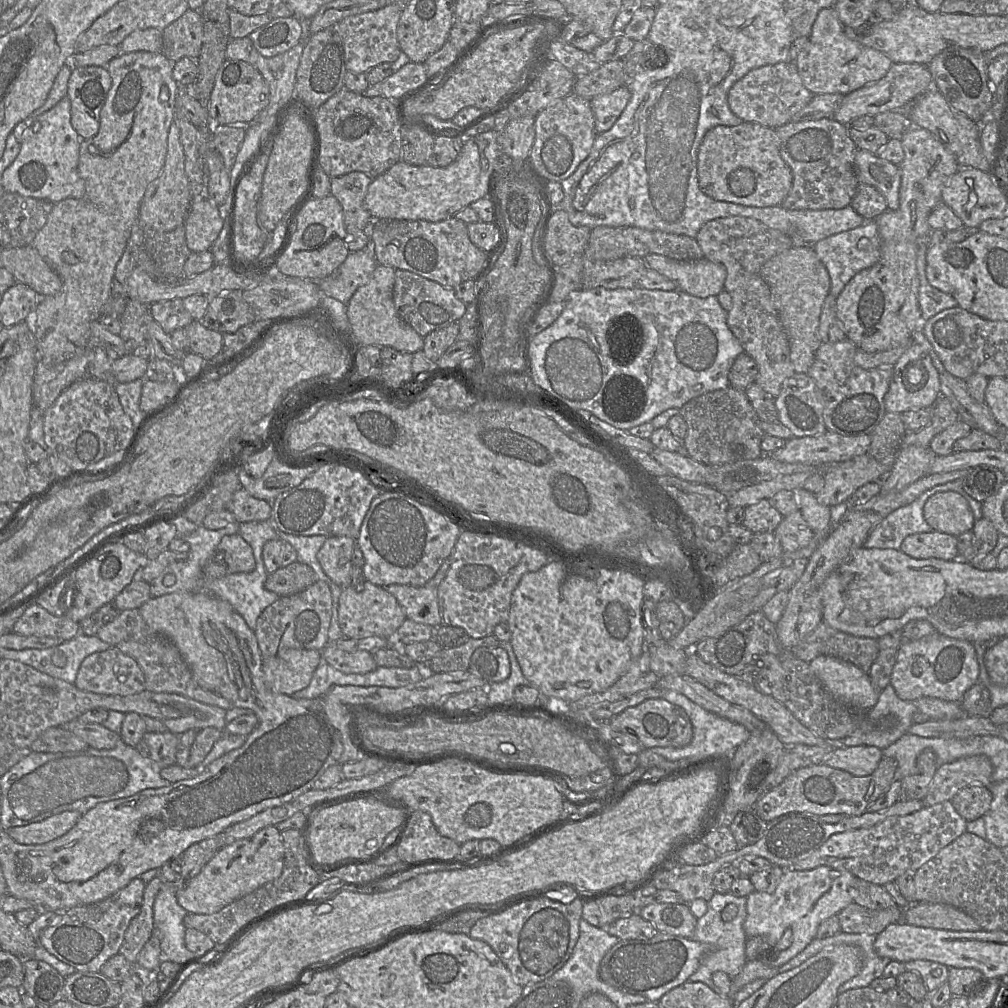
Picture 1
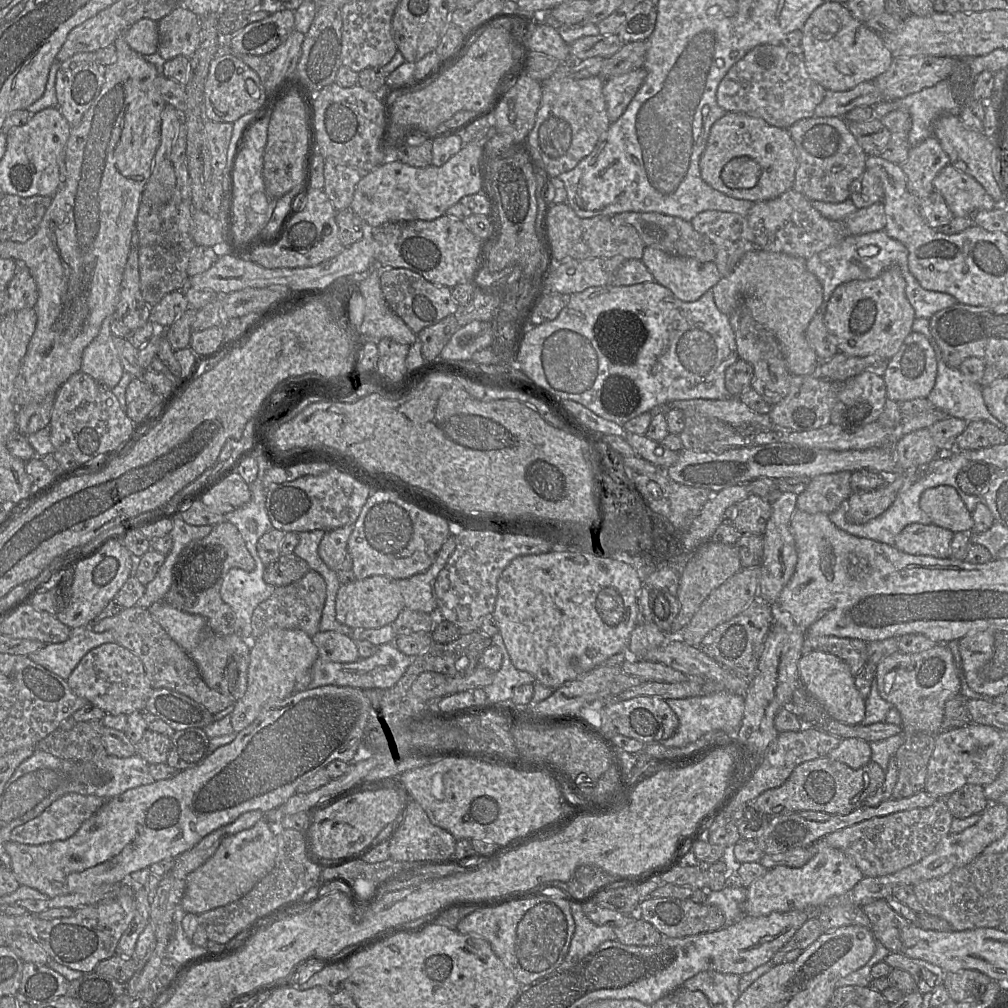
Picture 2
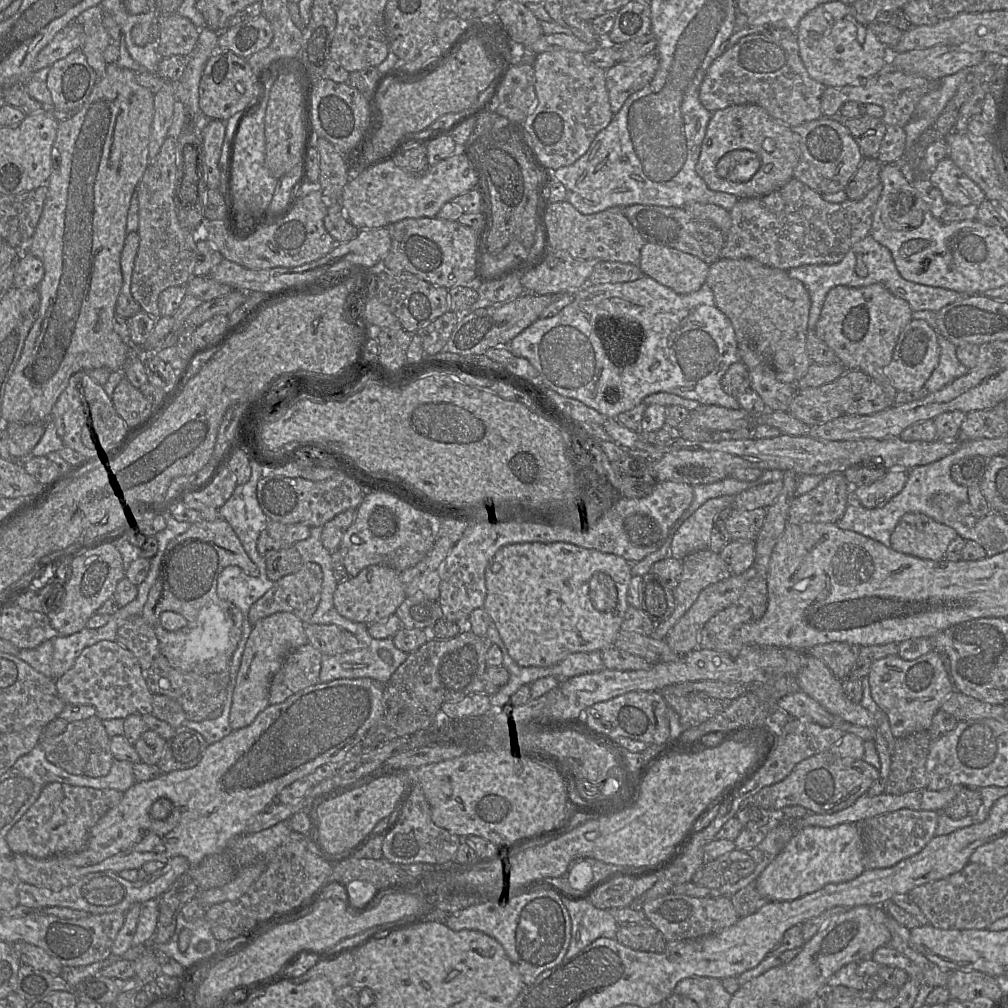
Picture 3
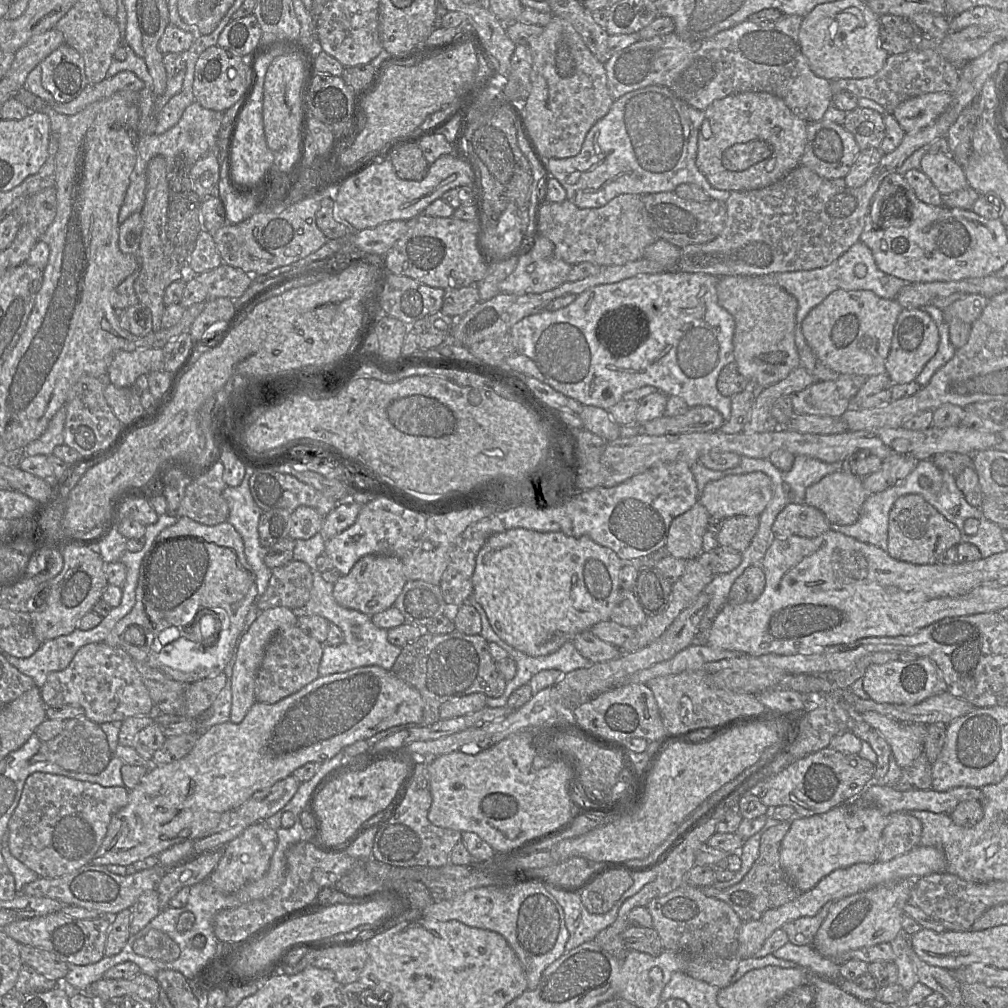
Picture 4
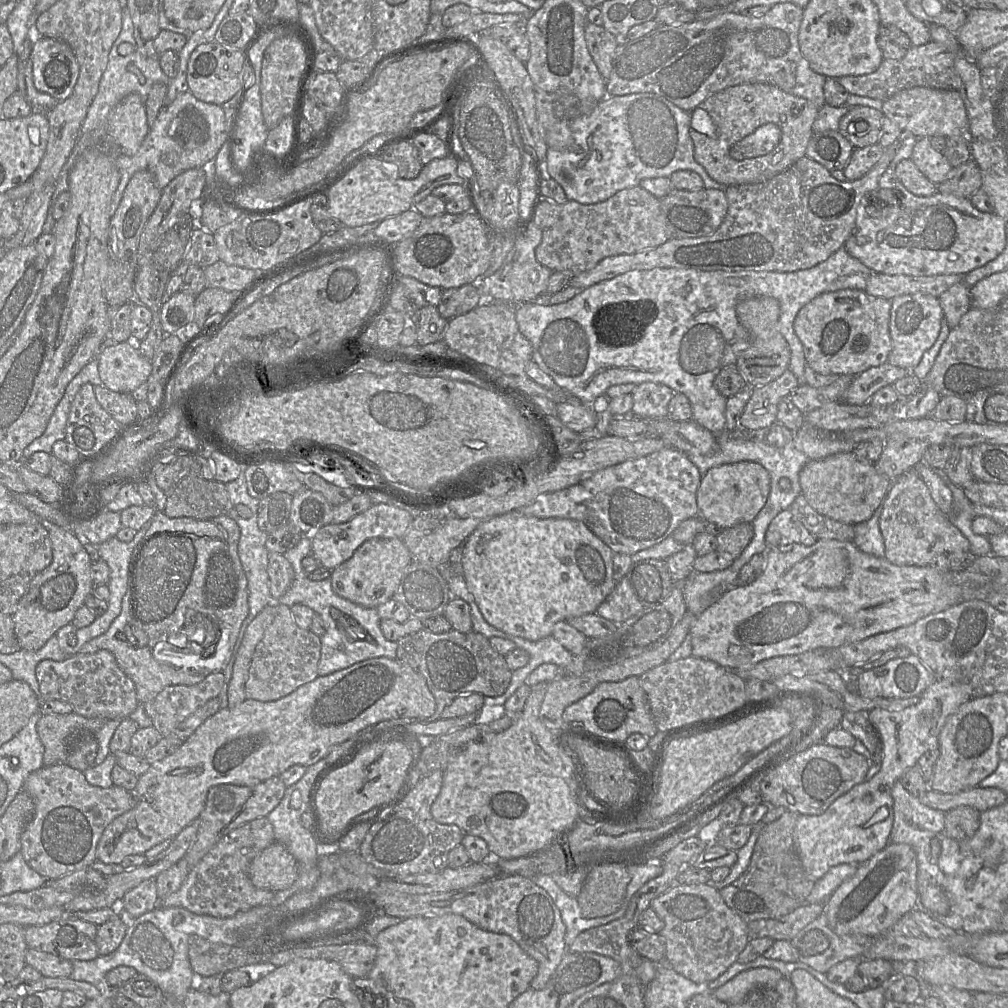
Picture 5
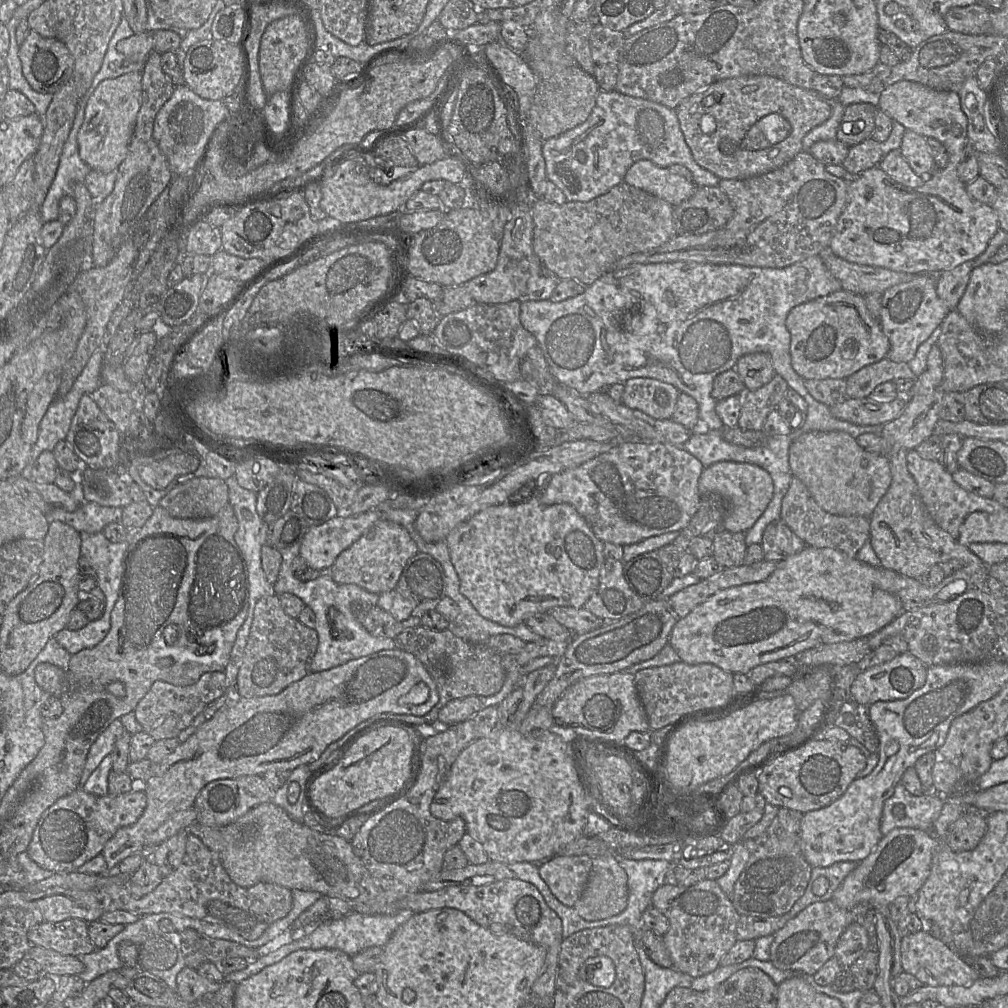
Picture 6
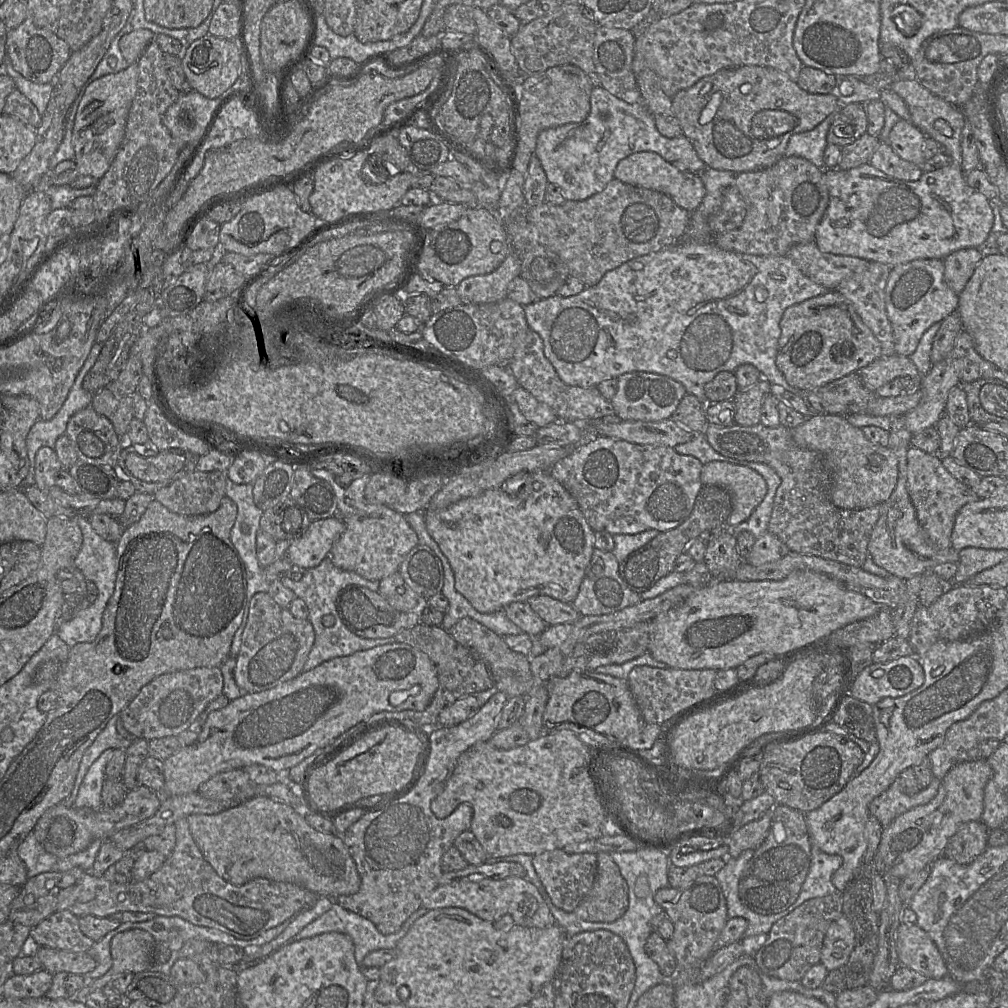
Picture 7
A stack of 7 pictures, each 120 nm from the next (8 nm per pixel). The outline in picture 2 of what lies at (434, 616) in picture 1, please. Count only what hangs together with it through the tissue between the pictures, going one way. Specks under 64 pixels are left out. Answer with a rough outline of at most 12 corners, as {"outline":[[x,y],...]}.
{"outline":[[452,533],[425,572],[396,580],[406,608],[436,617],[434,582],[454,550]]}

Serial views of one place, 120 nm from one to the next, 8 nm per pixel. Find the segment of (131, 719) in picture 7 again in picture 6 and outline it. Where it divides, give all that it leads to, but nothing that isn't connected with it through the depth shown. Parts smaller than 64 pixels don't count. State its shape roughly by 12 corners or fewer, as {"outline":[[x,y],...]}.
{"outline":[[224,671],[157,680],[133,712],[155,741],[177,737],[226,691]]}

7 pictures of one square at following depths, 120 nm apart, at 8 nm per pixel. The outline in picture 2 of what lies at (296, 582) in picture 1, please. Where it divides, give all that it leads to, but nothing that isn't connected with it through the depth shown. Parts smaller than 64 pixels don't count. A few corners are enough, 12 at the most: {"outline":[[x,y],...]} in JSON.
{"outline":[[294,553],[266,566],[263,579],[281,587],[301,579],[308,563]]}

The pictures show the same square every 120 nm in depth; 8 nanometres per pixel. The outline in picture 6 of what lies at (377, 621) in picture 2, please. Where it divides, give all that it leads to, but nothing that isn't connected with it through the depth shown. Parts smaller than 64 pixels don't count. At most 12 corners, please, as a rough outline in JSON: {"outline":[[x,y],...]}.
{"outline":[[380,519],[330,568],[339,584],[396,588],[419,552],[409,532]]}

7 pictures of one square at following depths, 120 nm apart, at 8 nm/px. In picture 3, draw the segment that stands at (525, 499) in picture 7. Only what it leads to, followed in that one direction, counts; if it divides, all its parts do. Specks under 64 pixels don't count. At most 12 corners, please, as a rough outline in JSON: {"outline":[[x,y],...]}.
{"outline":[[509,544],[484,608],[519,666],[614,646],[630,563]]}

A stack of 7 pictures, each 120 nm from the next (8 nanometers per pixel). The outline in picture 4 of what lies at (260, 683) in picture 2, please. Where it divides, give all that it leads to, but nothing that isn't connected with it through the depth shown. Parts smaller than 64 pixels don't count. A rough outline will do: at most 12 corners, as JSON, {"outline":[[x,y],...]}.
{"outline":[[286,607],[259,612],[240,642],[232,671],[230,721],[255,700],[265,649],[281,627],[297,625]]}

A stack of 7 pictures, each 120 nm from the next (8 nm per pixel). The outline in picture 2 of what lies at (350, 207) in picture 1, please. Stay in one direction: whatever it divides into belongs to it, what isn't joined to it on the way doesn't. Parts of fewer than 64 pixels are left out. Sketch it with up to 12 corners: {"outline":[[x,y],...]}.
{"outline":[[325,158],[323,191],[337,211],[350,208],[362,173]]}

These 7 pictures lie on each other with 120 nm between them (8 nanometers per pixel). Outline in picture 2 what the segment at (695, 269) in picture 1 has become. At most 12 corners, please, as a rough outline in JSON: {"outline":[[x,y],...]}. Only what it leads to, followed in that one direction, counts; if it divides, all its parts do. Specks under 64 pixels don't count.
{"outline":[[645,246],[641,260],[656,282],[685,302],[722,277],[713,261]]}

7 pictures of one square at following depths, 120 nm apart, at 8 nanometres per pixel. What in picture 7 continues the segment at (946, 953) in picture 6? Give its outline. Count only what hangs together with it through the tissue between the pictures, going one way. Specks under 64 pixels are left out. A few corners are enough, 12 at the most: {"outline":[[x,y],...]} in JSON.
{"outline":[[917,924],[896,933],[899,962],[928,979],[948,975],[933,940]]}

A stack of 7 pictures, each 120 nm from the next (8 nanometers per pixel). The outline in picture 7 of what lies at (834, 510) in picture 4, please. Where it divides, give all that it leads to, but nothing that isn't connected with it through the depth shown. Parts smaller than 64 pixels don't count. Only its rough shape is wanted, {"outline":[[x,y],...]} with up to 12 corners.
{"outline":[[813,414],[792,429],[824,456],[841,509],[885,502],[898,477],[889,447],[847,415]]}

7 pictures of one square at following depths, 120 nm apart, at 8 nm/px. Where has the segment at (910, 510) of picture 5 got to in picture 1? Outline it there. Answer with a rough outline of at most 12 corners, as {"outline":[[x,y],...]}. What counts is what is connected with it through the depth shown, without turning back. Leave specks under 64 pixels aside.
{"outline":[[935,530],[908,535],[915,559],[958,558],[957,537]]}

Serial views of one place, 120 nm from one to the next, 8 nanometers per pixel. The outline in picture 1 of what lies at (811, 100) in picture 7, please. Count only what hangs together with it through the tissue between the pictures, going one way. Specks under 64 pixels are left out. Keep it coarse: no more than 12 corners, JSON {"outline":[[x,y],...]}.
{"outline":[[717,125],[698,149],[709,197],[781,205],[792,172],[775,129]]}

